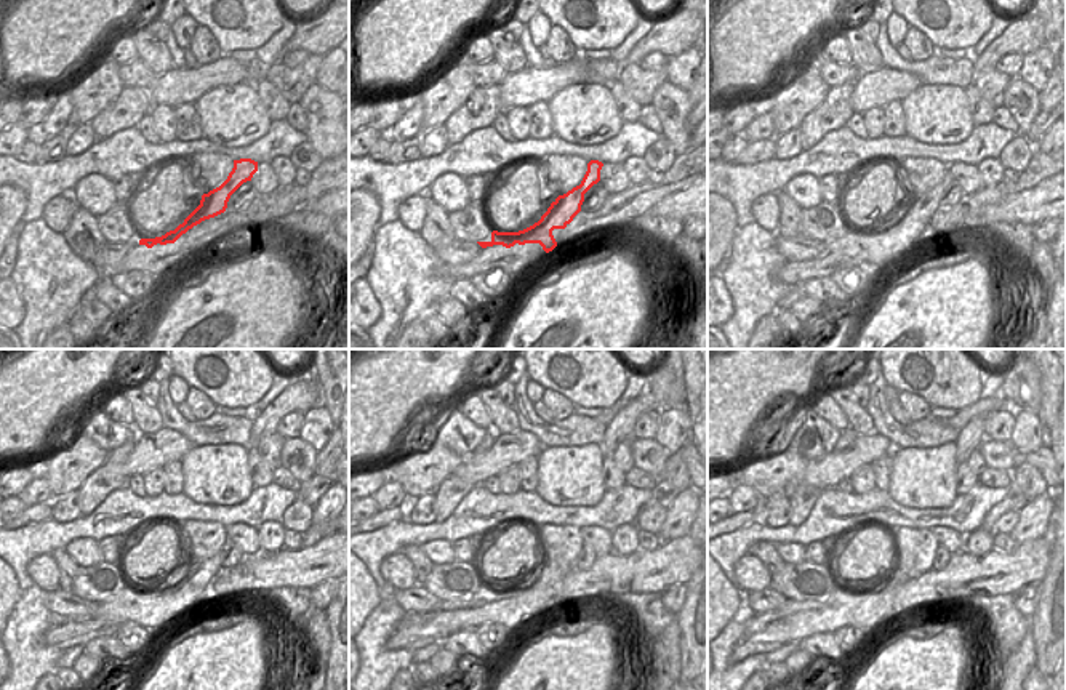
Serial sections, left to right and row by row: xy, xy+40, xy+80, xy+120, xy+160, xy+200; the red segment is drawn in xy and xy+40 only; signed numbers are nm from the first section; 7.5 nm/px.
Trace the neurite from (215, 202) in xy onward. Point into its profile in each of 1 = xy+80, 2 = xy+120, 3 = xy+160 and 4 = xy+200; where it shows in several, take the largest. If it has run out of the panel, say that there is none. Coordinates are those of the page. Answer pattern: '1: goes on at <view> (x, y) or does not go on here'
1: goes on at xy+80 (917, 215)
2: goes on at xy+120 (199, 575)
3: goes on at xy+160 (453, 615)
4: goes on at xy+200 (794, 621)

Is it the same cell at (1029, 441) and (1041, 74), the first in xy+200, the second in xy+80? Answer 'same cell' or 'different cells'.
same cell

